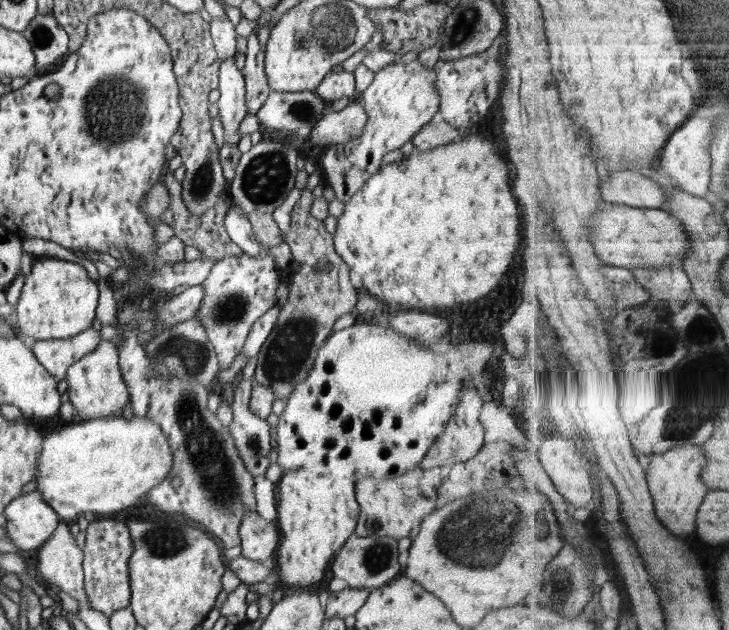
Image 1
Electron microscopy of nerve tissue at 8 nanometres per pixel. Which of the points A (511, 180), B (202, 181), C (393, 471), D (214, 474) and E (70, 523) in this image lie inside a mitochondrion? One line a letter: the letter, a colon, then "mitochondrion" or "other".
A: other
B: mitochondrion
C: other
D: mitochondrion
E: other

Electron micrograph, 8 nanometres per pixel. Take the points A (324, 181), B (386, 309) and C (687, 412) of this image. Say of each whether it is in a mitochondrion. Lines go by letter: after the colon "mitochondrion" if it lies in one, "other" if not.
A: other
B: other
C: mitochondrion

